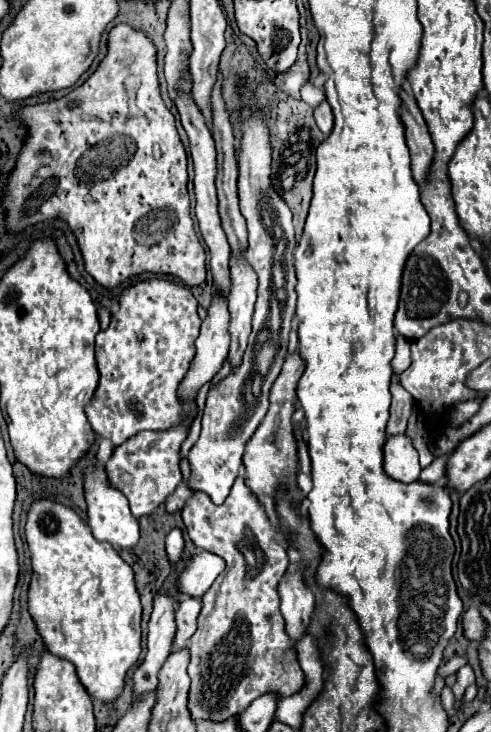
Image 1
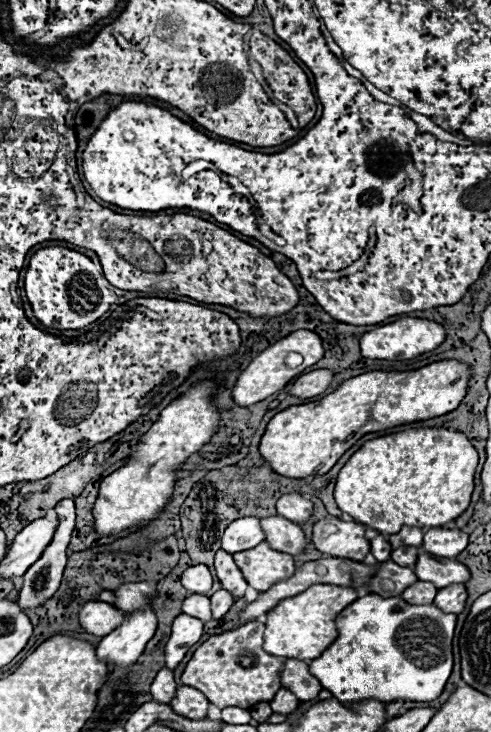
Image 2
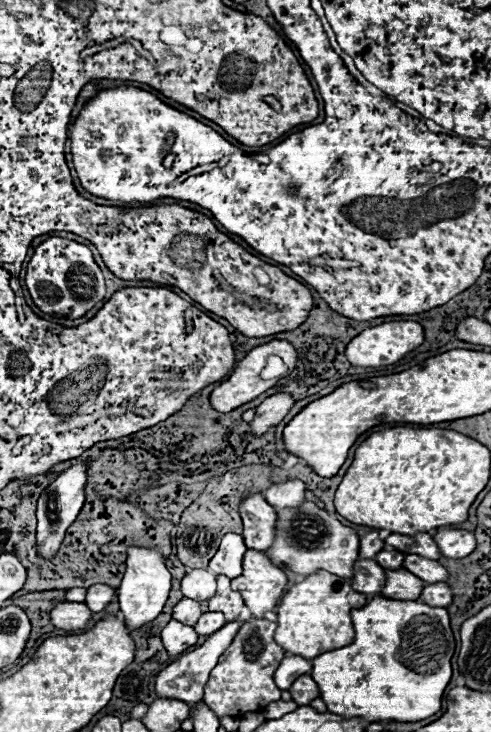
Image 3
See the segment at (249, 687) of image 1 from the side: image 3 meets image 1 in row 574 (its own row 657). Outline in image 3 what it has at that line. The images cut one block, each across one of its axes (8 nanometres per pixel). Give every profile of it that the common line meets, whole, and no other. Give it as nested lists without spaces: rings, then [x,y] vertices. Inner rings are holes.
[[[246,618],[240,630],[234,634],[232,644],[226,654],[220,658],[216,668],[210,674],[210,680],[204,686],[204,702],[210,710],[222,716],[242,716],[246,712],[258,712],[270,702],[280,700],[280,690],[274,684],[274,672],[284,658],[284,650],[274,642],[276,622],[264,618]]]

